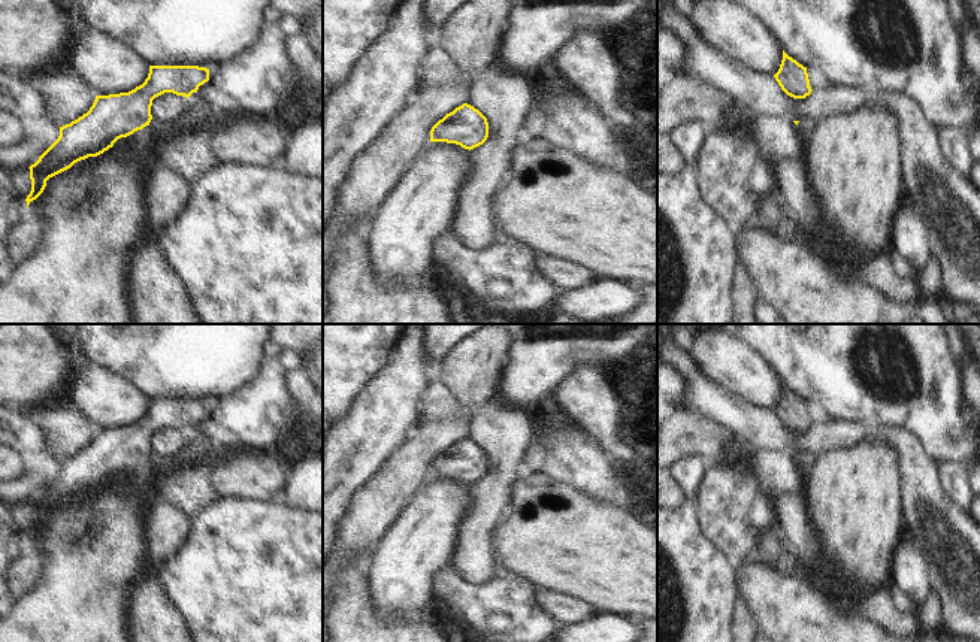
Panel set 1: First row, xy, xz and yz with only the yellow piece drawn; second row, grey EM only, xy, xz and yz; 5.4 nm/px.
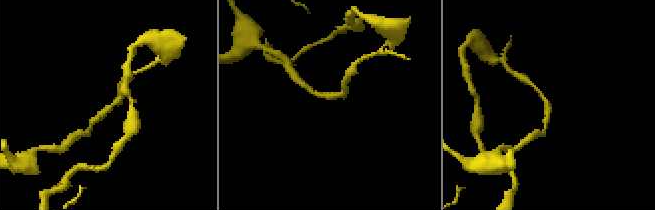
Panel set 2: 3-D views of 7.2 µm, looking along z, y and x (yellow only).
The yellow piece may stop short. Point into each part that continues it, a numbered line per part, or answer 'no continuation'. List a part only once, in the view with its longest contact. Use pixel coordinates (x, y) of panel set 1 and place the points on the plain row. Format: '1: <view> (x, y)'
no continuation

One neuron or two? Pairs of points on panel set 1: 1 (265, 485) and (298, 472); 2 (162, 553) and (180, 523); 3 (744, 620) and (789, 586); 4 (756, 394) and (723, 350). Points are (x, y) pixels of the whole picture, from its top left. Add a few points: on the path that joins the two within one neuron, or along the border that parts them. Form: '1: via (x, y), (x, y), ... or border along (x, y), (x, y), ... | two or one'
1: border along (290, 459), (287, 481), (280, 497) | two
2: via (162, 545), (172, 530) | one
3: border along (744, 603), (759, 626) | two
4: via (755, 384), (731, 360) | one

